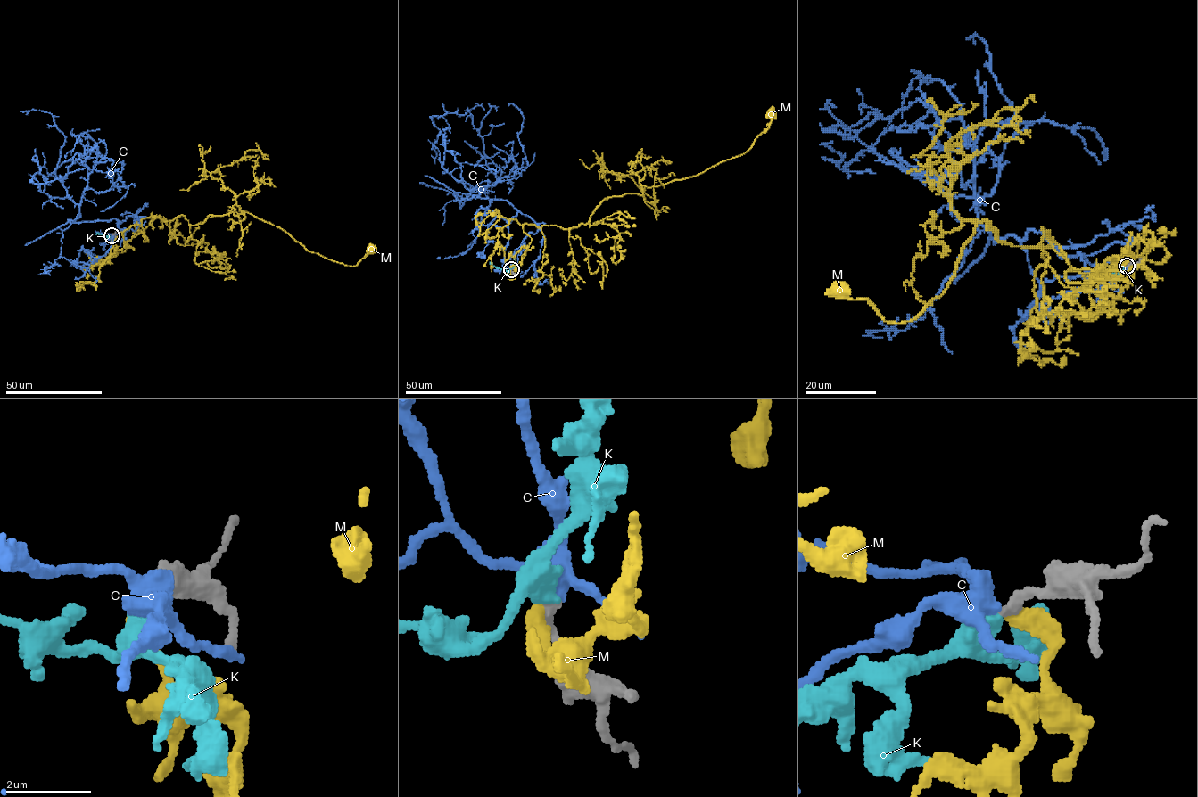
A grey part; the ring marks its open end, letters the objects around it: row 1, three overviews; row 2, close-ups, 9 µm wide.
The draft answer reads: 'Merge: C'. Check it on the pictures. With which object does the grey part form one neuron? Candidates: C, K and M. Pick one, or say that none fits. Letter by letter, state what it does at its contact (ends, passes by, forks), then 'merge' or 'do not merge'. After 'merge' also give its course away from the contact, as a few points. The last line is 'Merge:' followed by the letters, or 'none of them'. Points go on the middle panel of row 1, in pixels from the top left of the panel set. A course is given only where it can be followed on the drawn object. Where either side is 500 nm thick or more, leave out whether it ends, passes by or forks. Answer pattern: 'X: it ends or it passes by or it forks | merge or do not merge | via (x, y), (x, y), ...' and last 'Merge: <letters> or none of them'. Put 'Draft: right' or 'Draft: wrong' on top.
Draft: wrong
C: it forks | do not merge
K: merge | via (512, 269), (496, 267), (489, 262)
M: it ends | do not merge
Merge: K

